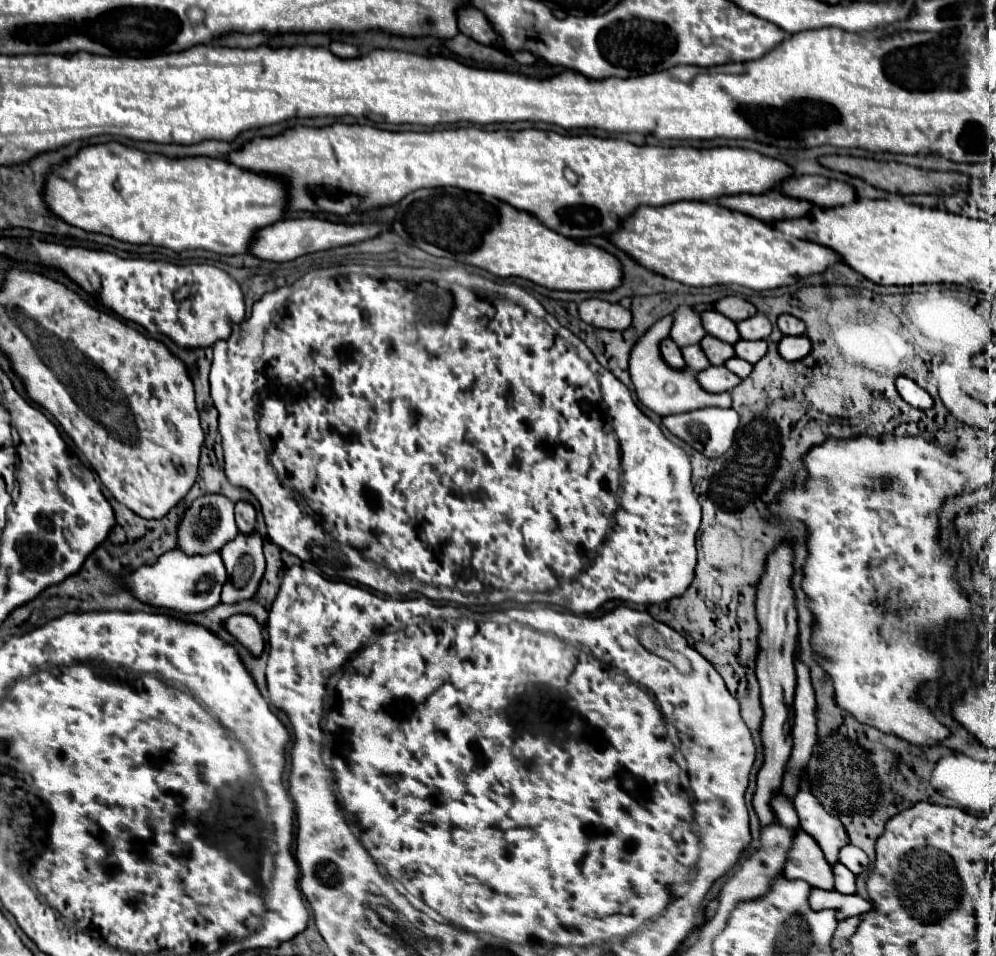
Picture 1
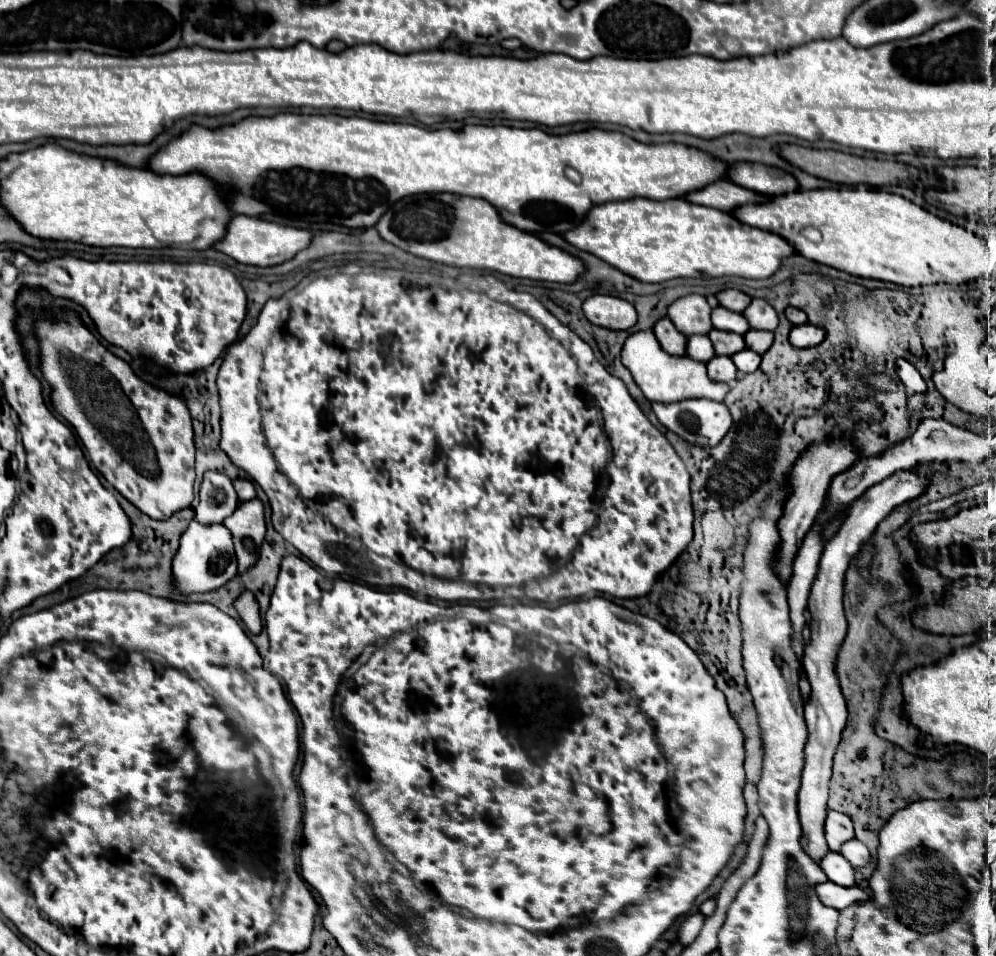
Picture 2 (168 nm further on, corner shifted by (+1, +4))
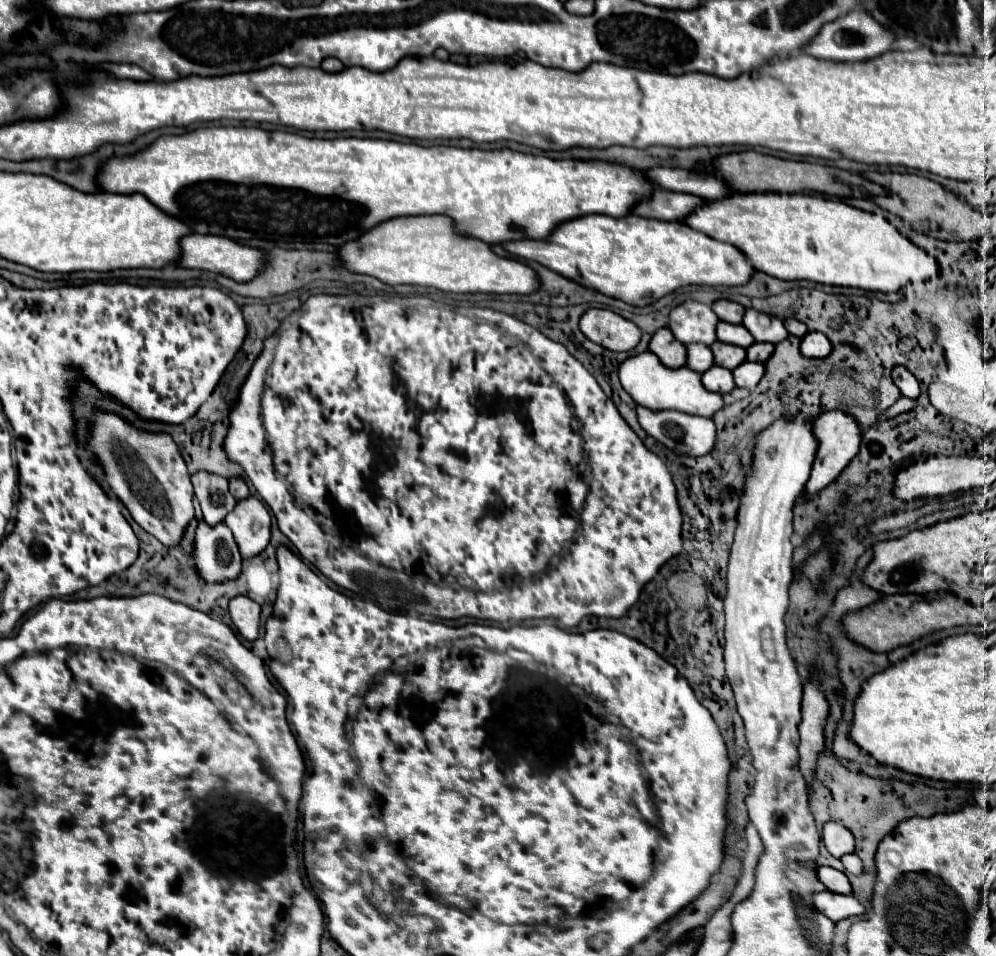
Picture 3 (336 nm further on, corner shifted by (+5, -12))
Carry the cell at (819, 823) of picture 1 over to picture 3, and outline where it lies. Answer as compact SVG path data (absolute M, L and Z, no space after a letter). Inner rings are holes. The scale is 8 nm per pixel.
M828 822L822 828L822 842L834 858L842 858L844 854L854 852L854 836L842 824L836 822Z

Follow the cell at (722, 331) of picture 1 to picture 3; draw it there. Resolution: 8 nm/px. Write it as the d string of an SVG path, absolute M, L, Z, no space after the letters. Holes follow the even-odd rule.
M718 322L716 334L718 334L720 342L734 344L740 348L748 348L750 344L754 344L754 338L750 336L750 332L742 324L736 326L736 324L728 324L728 322Z

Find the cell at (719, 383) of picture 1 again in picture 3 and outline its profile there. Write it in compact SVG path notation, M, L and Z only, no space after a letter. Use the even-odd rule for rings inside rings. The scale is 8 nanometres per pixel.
M712 366L710 370L706 370L702 374L702 384L710 392L718 392L718 394L728 394L736 386L732 380L732 372L722 366Z

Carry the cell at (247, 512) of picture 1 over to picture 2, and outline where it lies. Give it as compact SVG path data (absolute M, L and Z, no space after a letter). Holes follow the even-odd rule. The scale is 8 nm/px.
M236 478L236 480L234 480L234 488L236 488L236 492L238 492L238 500L240 500L240 502L246 502L246 500L256 498L256 490L254 490L254 486L252 486L250 480Z

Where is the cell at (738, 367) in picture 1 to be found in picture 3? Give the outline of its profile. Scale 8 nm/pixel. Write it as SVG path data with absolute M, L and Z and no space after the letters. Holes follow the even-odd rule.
M744 362L738 368L732 370L734 382L738 388L754 388L760 378L764 376L764 364L762 362Z

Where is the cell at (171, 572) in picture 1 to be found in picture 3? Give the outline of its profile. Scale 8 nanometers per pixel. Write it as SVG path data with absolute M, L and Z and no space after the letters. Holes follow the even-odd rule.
M200 522L194 534L194 566L206 584L222 584L240 576L242 558L226 524L210 528Z

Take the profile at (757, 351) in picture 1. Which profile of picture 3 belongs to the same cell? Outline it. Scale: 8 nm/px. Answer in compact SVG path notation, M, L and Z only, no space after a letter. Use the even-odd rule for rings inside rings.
M754 342L748 350L746 350L746 360L750 362L766 362L774 352L774 346L772 344L760 344L760 342Z

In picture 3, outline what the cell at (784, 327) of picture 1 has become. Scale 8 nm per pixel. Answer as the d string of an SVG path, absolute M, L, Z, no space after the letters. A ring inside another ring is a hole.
M788 318L788 320L784 320L784 326L786 326L786 330L788 330L790 334L794 334L796 338L802 338L802 336L808 332L806 324L802 324L802 322L794 320L794 318Z

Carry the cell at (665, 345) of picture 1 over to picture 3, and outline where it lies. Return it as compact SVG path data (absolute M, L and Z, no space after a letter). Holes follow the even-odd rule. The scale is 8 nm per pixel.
M660 328L650 340L650 352L668 368L682 368L686 364L686 346L680 344L668 328Z

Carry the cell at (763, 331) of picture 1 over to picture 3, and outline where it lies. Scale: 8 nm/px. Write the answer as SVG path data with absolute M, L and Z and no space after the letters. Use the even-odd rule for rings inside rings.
M748 310L744 314L744 322L742 324L750 330L750 334L754 336L756 342L778 344L788 336L788 332L786 332L786 328L784 328L780 318L764 314L764 312L758 312L758 310Z

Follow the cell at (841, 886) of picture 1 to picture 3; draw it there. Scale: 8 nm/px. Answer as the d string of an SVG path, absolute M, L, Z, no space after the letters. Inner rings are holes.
M820 866L816 870L816 876L826 886L826 890L830 890L830 892L836 892L836 894L852 894L850 882L848 882L848 878L846 878L844 872L834 870L834 868L828 868L828 866Z

